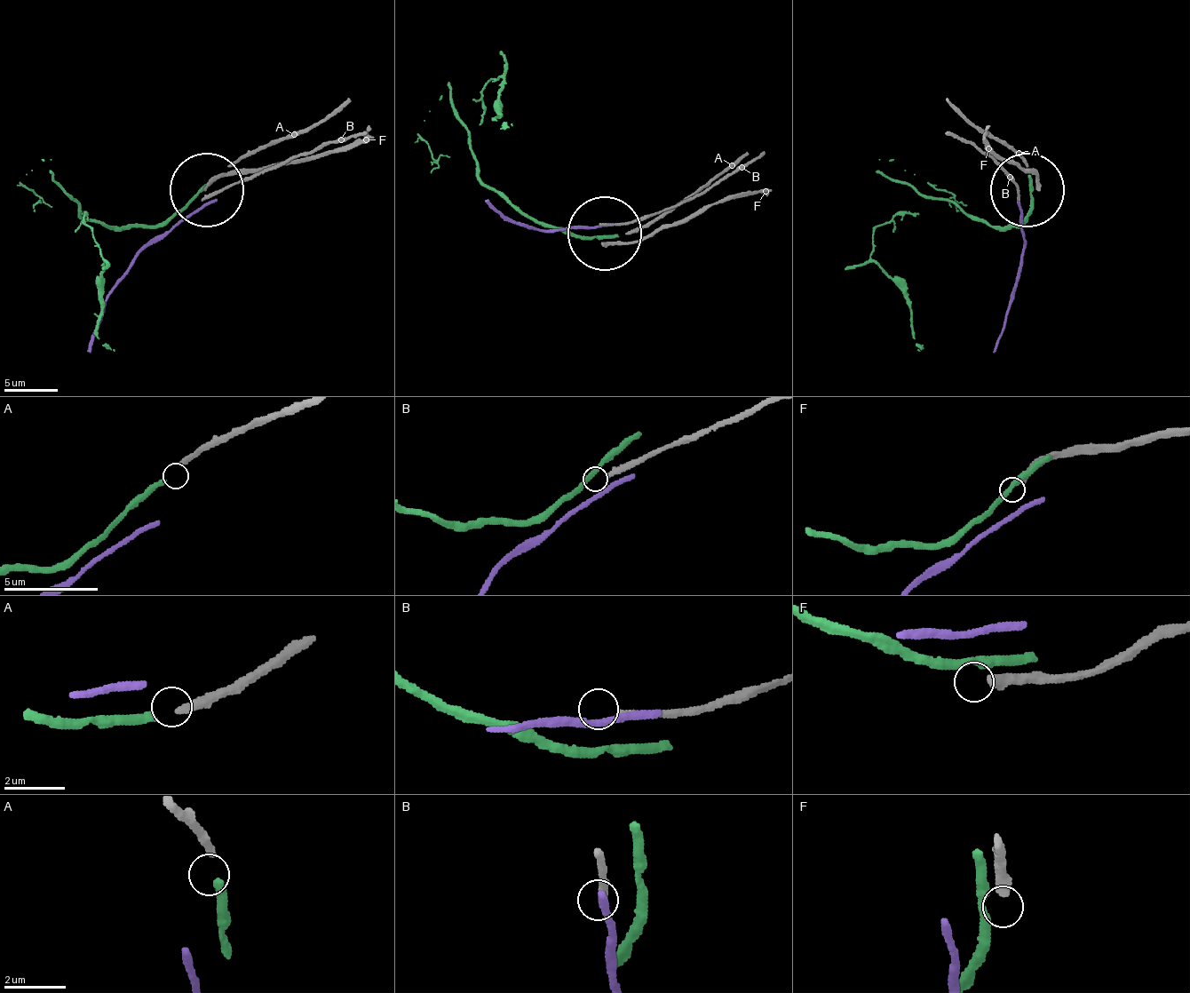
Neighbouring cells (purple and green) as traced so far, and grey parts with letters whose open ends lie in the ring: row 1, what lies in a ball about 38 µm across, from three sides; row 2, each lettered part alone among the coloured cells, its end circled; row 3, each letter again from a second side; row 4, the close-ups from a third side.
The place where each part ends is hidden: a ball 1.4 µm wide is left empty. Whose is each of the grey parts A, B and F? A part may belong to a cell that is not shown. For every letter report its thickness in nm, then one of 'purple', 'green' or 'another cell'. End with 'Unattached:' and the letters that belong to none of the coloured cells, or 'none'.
A: 260 nm | green
B: 240 nm | another cell
F: 320 nm | another cell
Unattached: B, F

